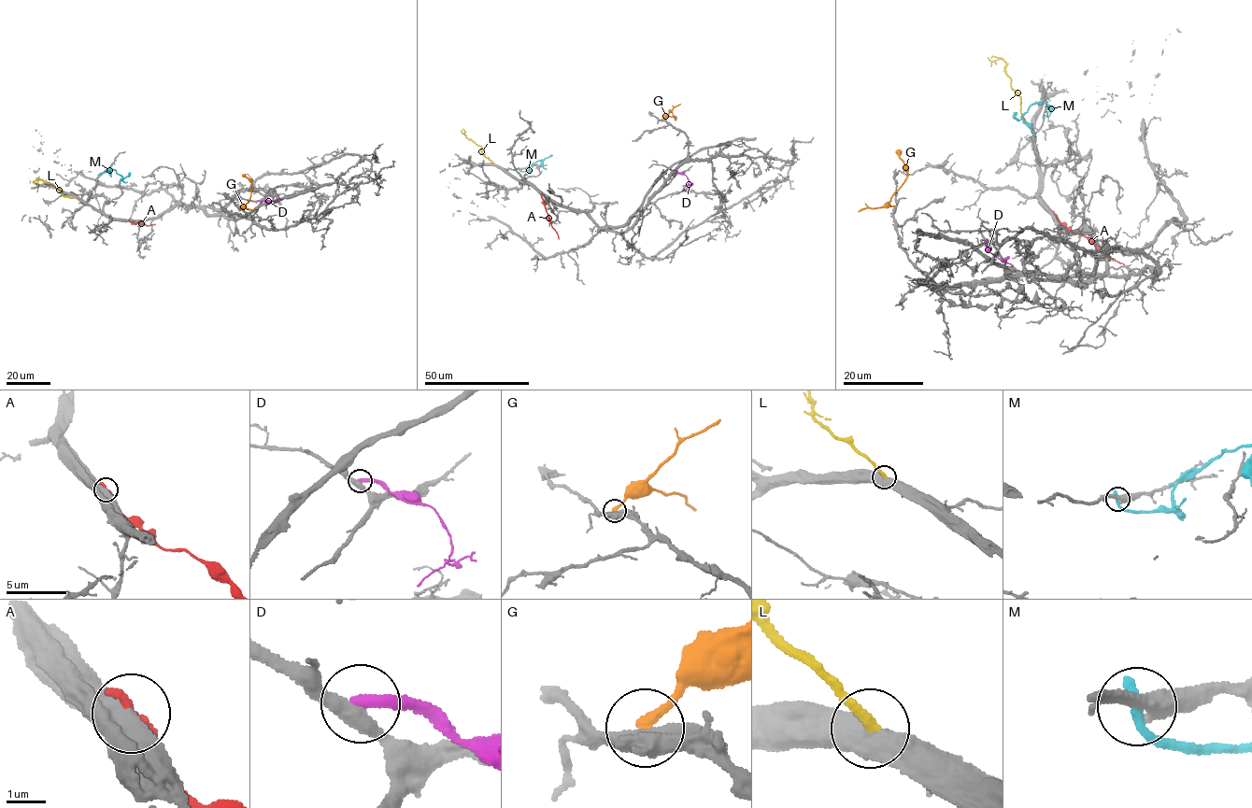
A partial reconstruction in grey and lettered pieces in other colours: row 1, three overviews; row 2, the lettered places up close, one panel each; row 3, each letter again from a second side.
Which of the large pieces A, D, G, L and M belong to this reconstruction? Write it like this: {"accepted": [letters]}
{"accepted": ["L"]}

